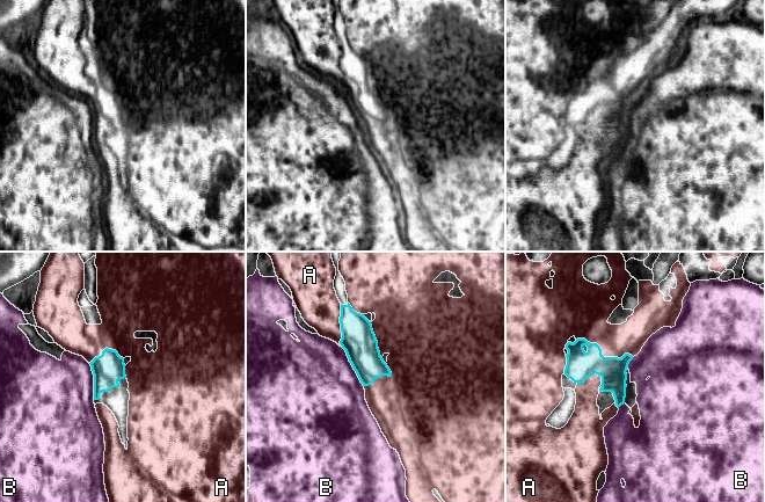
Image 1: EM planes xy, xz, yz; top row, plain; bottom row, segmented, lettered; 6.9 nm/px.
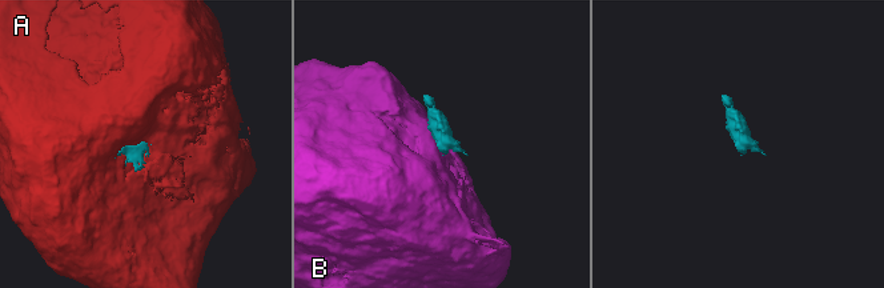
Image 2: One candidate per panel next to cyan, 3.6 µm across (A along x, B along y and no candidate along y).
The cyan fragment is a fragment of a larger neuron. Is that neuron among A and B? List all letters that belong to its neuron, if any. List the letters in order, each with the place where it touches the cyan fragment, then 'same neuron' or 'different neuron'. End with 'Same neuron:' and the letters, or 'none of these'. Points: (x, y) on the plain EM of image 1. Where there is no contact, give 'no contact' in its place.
A: contact yz (602, 95); different neuron
B: contact xz (352, 107); same neuron
Same neuron: B

